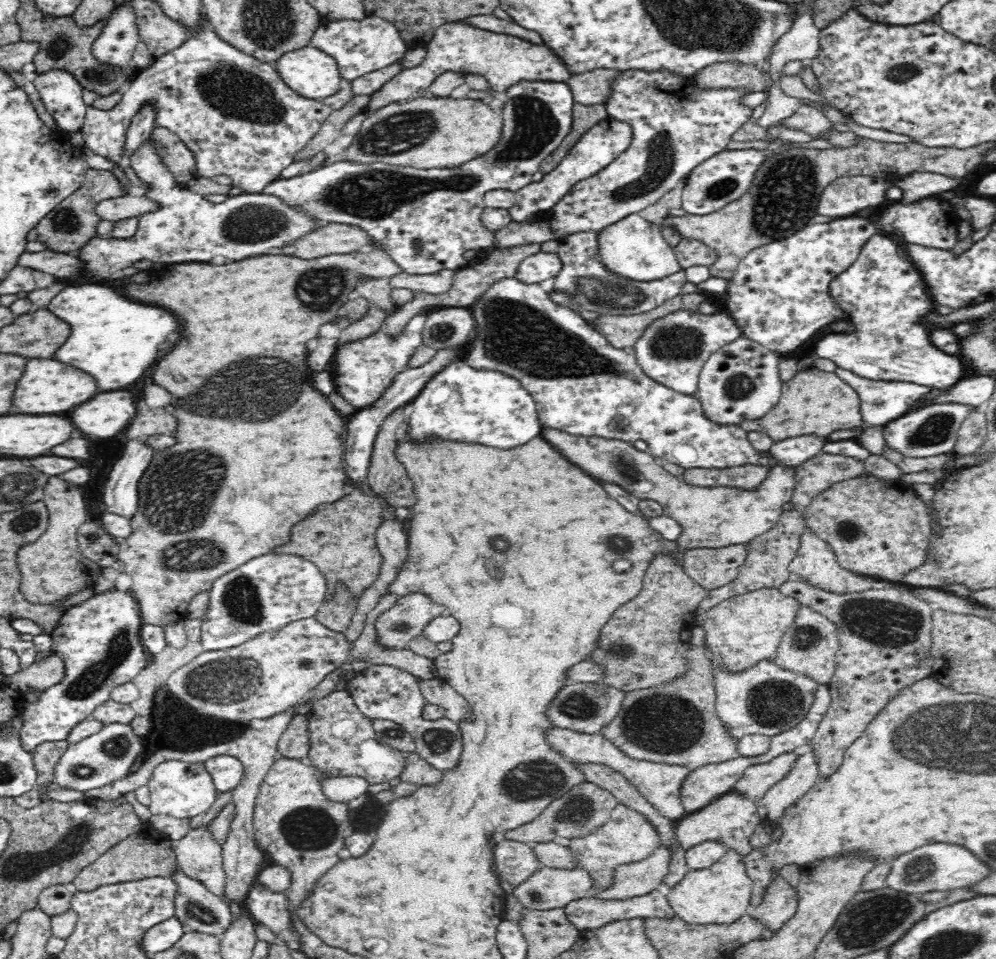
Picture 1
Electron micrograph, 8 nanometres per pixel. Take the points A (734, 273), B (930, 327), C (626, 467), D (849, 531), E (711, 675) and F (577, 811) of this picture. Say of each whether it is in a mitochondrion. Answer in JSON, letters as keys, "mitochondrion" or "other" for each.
{"A":"other","B":"other","C":"mitochondrion","D":"mitochondrion","E":"other","F":"mitochondrion"}

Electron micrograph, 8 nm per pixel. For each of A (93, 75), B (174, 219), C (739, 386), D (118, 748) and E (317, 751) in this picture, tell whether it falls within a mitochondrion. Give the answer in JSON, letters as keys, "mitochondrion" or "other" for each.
{"A":"mitochondrion","B":"other","C":"mitochondrion","D":"mitochondrion","E":"other"}

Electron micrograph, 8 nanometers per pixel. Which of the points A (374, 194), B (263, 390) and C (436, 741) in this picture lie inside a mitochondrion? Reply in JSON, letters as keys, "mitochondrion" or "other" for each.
{"A":"mitochondrion","B":"mitochondrion","C":"mitochondrion"}

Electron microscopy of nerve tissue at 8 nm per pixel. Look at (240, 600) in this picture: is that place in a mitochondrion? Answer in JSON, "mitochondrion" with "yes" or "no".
{"mitochondrion":"yes"}

